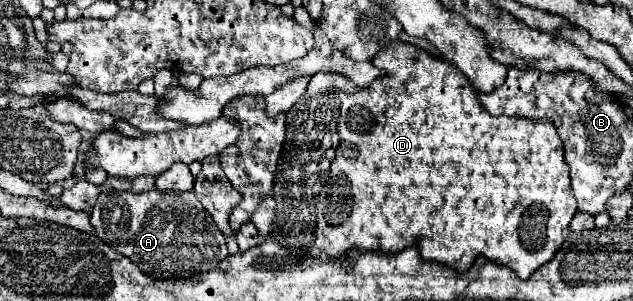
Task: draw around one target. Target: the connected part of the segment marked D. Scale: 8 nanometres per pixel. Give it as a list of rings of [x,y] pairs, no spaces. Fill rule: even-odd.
[[[394,40],[388,48],[384,48],[374,60],[378,68],[386,68],[386,76],[380,80],[374,80],[366,88],[354,88],[352,82],[344,80],[340,74],[316,74],[310,78],[310,84],[306,92],[300,96],[300,100],[286,112],[286,138],[284,148],[276,166],[276,178],[272,196],[276,200],[276,216],[272,220],[270,236],[280,242],[284,248],[304,248],[308,256],[318,258],[322,252],[332,258],[332,262],[340,262],[338,258],[344,258],[344,252],[348,252],[352,246],[360,252],[400,252],[404,248],[410,248],[418,244],[420,256],[430,262],[446,264],[448,268],[456,272],[468,272],[474,264],[474,260],[482,254],[486,260],[492,260],[500,266],[508,266],[510,270],[520,276],[520,280],[528,280],[532,272],[536,272],[540,266],[550,262],[554,254],[560,250],[560,246],[566,242],[570,230],[570,220],[578,212],[576,198],[570,190],[570,176],[568,176],[568,164],[564,162],[564,148],[562,140],[556,136],[556,128],[548,120],[528,120],[528,118],[508,118],[508,116],[490,116],[478,102],[476,92],[472,84],[468,84],[468,78],[452,64],[444,60],[436,60],[428,52],[406,44],[402,40]],[[524,216],[524,242],[518,232],[520,220]]]

